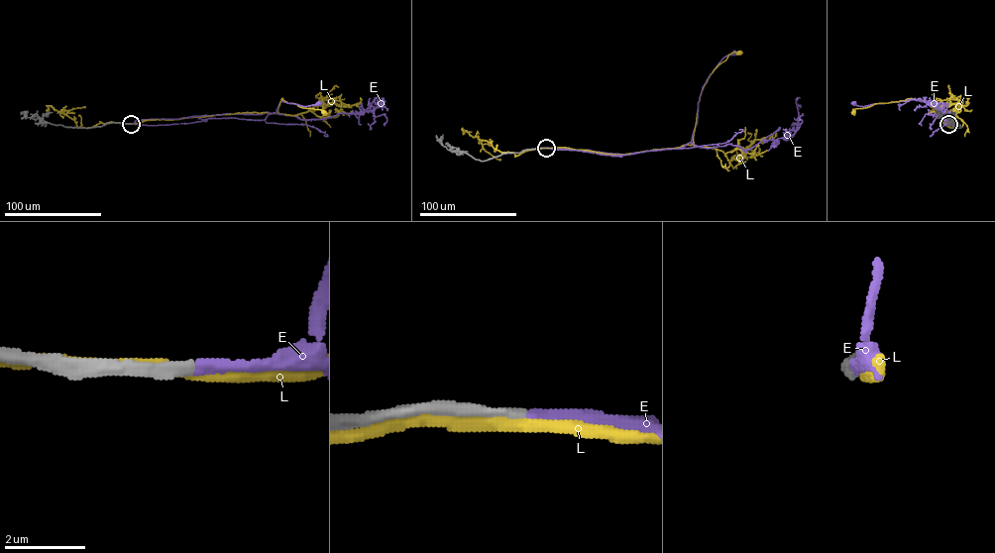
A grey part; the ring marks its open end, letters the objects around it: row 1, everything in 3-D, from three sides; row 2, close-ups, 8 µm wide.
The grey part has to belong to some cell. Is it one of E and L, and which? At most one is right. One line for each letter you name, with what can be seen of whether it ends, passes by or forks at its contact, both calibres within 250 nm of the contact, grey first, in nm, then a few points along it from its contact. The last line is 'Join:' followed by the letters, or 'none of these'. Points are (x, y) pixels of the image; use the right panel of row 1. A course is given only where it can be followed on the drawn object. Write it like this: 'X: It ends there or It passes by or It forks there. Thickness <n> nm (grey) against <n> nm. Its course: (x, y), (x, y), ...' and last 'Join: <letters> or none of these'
E: It ends there. Thickness 280 nm (grey) against 300 nm. Its course: (948, 124), (954, 115), (939, 111), (925, 101), (907, 99), (864, 106), (853, 103)
Join: E

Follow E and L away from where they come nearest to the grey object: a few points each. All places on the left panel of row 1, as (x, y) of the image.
E: (131, 124), (143, 119), (275, 113), (282, 99), (303, 106), (319, 103)
L: (130, 124), (238, 113), (277, 114), (281, 98), (324, 112)

